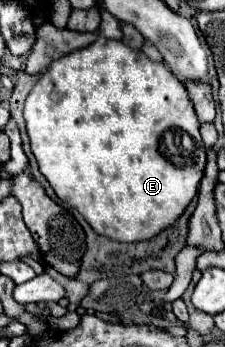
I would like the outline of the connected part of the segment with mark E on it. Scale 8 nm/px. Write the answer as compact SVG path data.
M97 38L91 46L81 48L73 54L67 54L67 56L55 60L49 66L49 70L45 74L41 74L39 82L29 92L29 96L25 100L23 116L25 116L27 132L31 138L31 150L35 154L35 160L39 164L41 174L51 184L55 196L61 202L71 204L87 220L87 224L101 236L107 236L107 238L117 240L117 242L151 240L161 230L175 224L177 218L185 212L185 208L191 204L191 200L197 194L197 188L199 188L199 182L201 182L203 170L205 170L205 146L203 146L203 138L199 134L199 120L197 120L195 108L191 106L191 98L187 94L187 88L165 68L163 62L153 62L145 56L145 52L131 50L129 46L125 46L119 40Z

